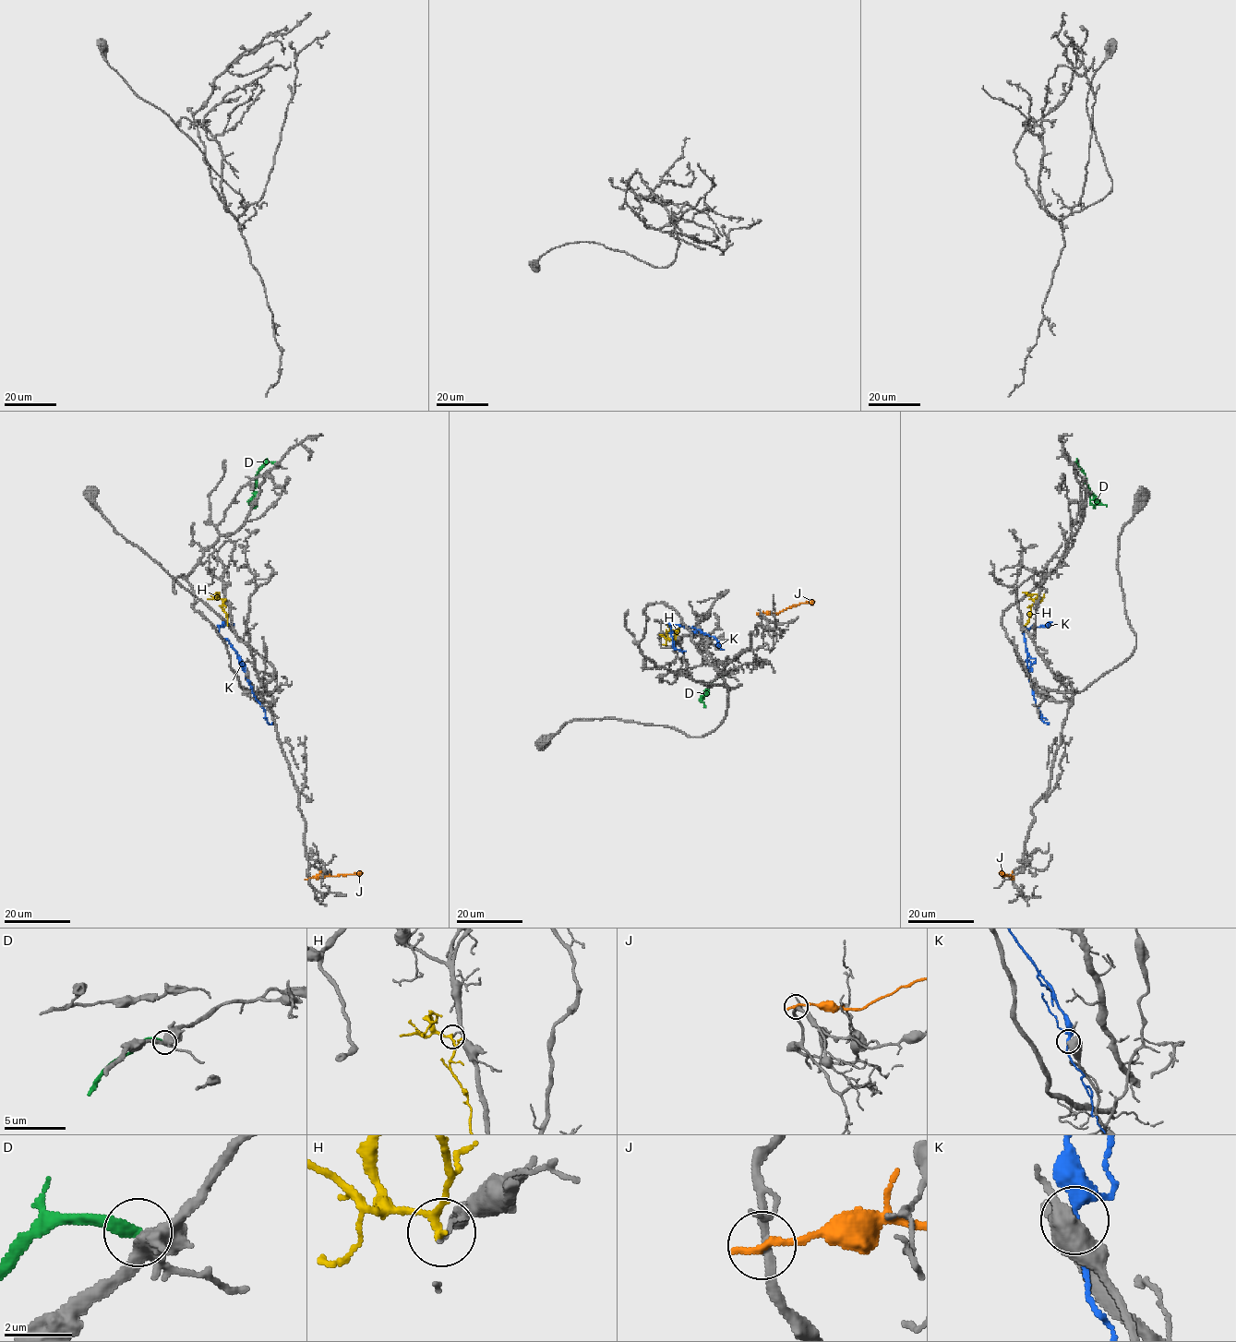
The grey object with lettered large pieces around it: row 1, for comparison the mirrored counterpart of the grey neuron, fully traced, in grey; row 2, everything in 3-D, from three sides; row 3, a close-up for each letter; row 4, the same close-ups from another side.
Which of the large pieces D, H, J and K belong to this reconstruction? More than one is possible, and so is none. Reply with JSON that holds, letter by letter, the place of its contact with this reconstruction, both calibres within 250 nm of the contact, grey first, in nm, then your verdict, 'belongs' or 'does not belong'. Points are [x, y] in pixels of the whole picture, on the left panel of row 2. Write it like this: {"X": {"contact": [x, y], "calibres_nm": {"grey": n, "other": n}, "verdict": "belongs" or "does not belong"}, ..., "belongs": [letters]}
{"D": {"contact": [275, 463], "calibres_nm": {"grey": 400, "other": 280}, "verdict": "does not belong"}, "H": {"contact": [222, 599], "calibres_nm": {"grey": 110, "other": 180}, "verdict": "does not belong"}, "J": {"contact": [307, 879], "calibres_nm": {"grey": 240, "other": 240}, "verdict": "does not belong"}, "K": {"contact": [245, 673], "calibres_nm": {"grey": 460, "other": 240}, "verdict": "does not belong"}, "belongs": []}

